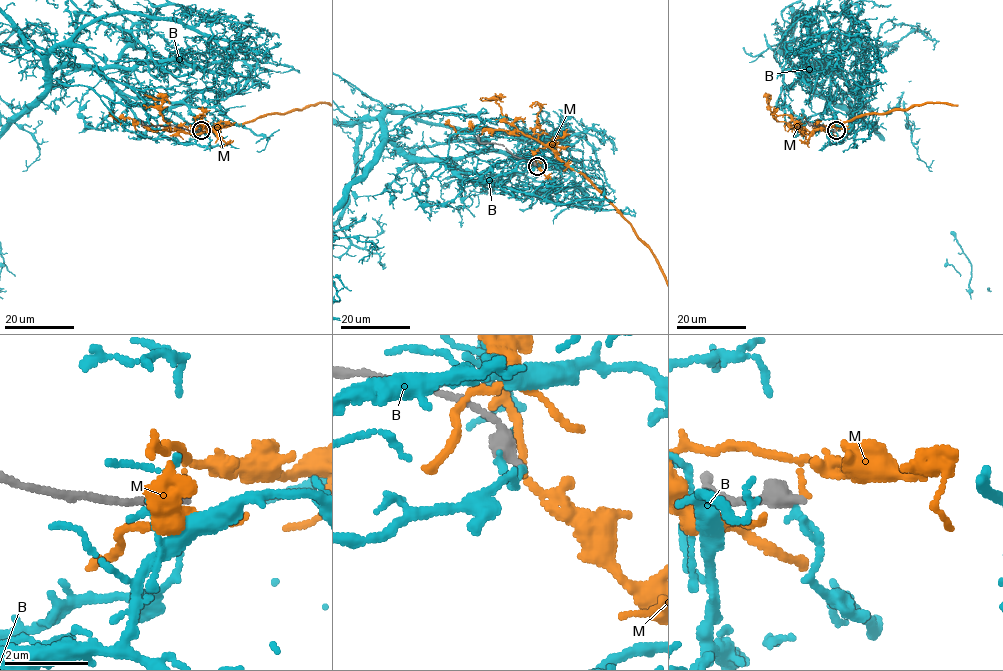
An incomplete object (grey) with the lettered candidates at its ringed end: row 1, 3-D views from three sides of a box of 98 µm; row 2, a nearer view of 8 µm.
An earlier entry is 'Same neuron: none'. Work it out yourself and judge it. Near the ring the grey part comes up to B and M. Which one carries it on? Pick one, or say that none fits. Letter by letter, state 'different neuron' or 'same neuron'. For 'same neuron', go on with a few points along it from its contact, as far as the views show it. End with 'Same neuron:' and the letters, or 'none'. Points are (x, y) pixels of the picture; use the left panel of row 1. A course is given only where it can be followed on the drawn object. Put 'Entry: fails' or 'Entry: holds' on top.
Entry: holds
B: different neuron
M: different neuron
Same neuron: none

